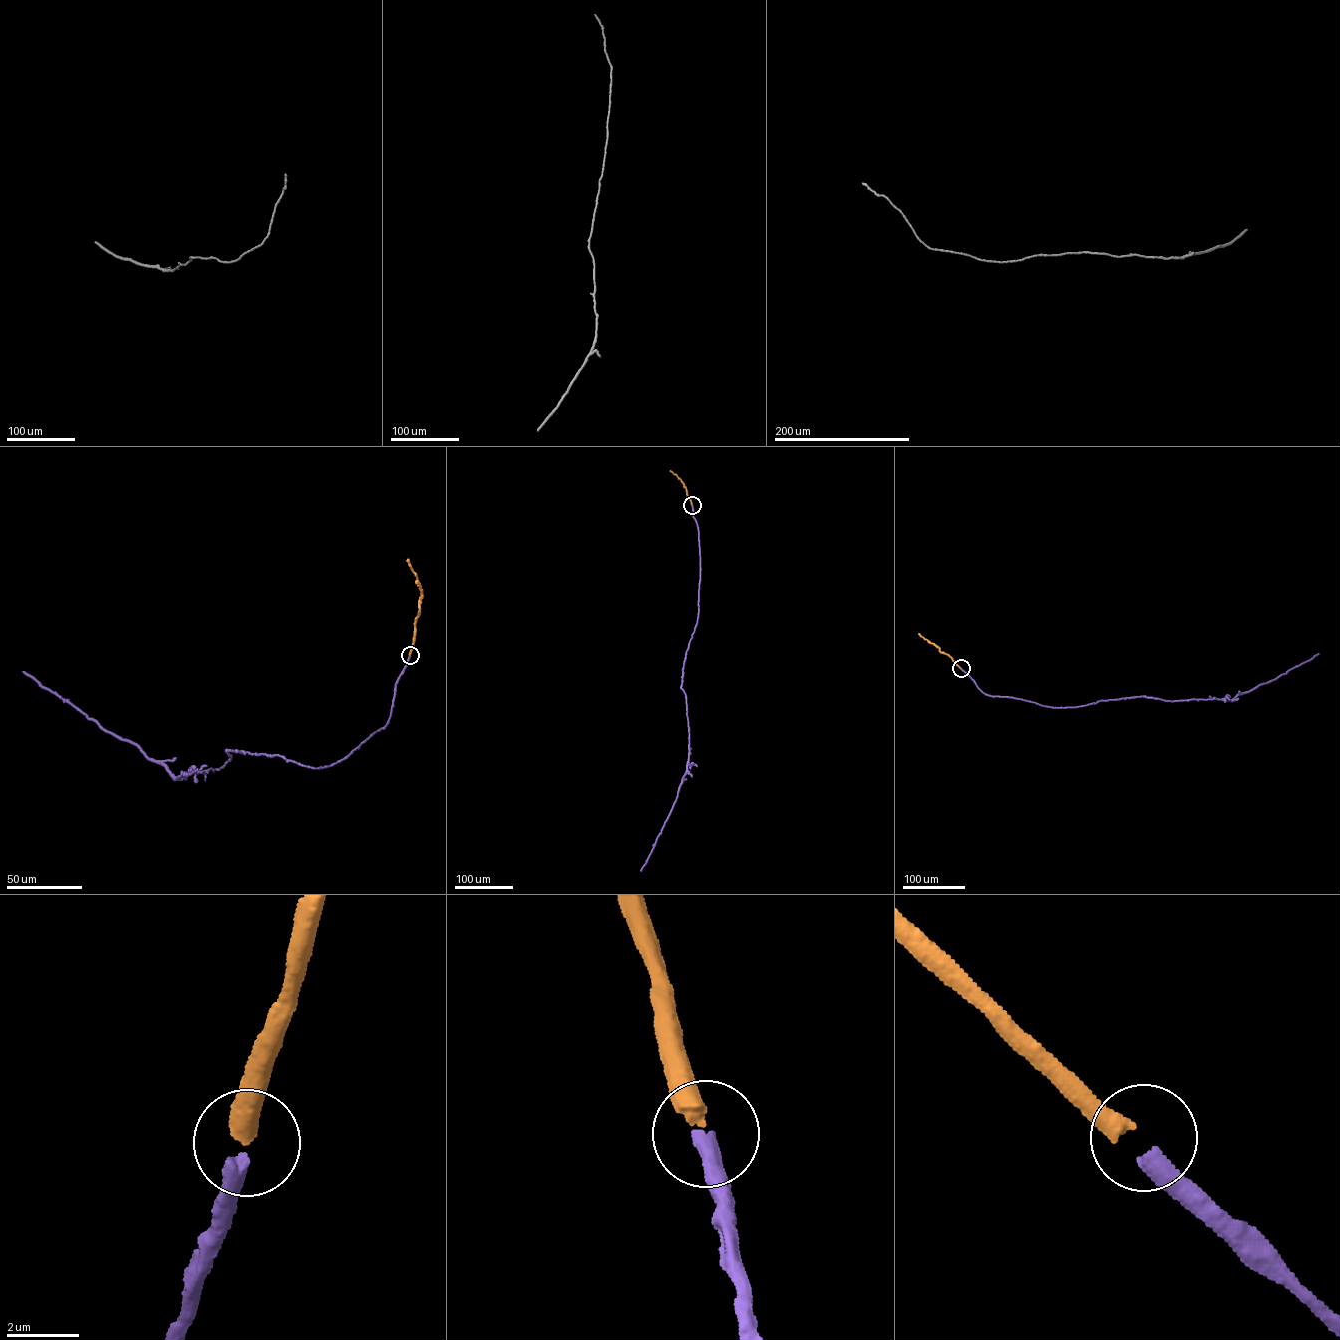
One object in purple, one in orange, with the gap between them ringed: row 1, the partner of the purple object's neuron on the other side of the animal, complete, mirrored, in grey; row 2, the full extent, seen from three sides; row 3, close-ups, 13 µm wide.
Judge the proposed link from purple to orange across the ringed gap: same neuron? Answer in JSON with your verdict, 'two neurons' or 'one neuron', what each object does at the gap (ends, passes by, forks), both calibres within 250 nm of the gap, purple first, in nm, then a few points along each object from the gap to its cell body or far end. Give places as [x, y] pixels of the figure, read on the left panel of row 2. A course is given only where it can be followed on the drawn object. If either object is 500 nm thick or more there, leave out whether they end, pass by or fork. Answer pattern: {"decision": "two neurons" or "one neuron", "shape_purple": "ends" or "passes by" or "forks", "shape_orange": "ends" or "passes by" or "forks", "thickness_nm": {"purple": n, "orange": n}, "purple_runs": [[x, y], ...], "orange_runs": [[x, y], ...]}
{"decision": "one neuron", "thickness_nm": {"purple": 480, "orange": 500}, "purple_runs": [[410, 655], [387, 724], [331, 765], [312, 768], [278, 755], [229, 750], [219, 769], [174, 777], [23, 671]], "orange_runs": [[410, 654], [422, 594], [408, 559]]}

